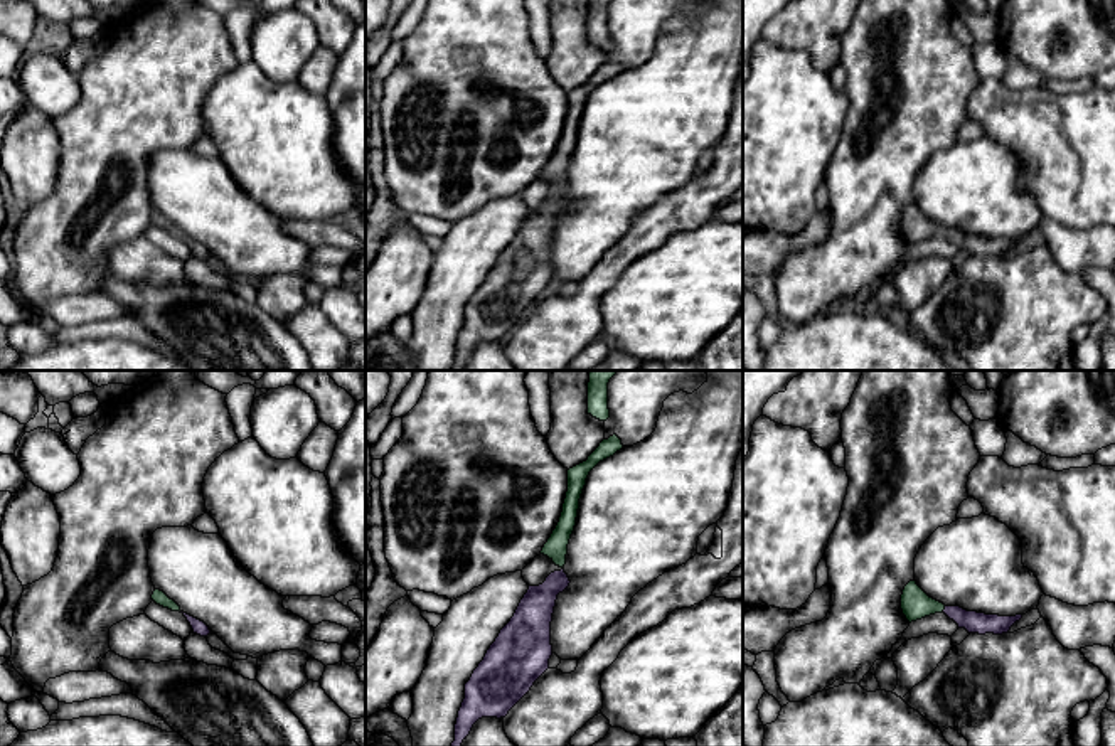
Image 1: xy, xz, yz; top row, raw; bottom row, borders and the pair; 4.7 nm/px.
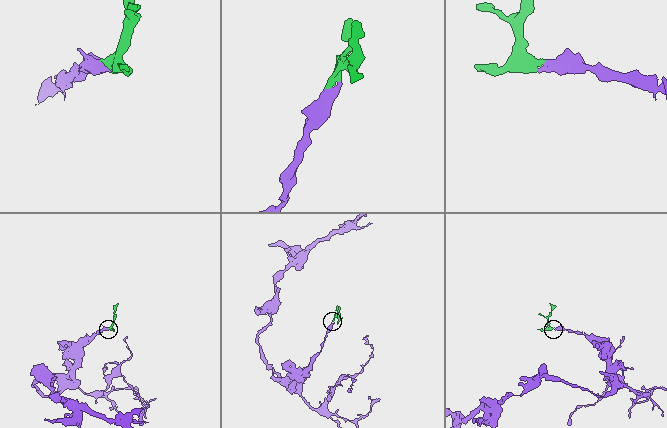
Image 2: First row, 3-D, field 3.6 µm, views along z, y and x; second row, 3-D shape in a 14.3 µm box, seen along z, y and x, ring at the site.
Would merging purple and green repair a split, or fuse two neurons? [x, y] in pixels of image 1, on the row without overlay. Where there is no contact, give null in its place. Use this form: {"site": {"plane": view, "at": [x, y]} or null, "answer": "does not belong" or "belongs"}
{"site": {"plane": "yz", "at": [945, 231]}, "answer": "belongs"}

